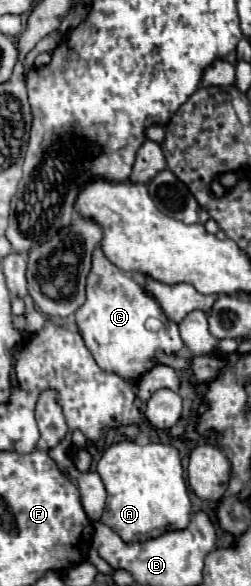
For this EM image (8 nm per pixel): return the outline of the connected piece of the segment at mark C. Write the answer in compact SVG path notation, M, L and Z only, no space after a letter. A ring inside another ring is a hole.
M96 247L96 253L92 253L92 269L86 283L86 303L76 311L76 325L98 367L128 381L136 381L154 369L158 365L156 355L174 355L184 347L178 325L168 321L156 299L148 295L136 279L112 265L100 247ZM150 317L162 319L162 327L158 331L150 331L146 327Z

